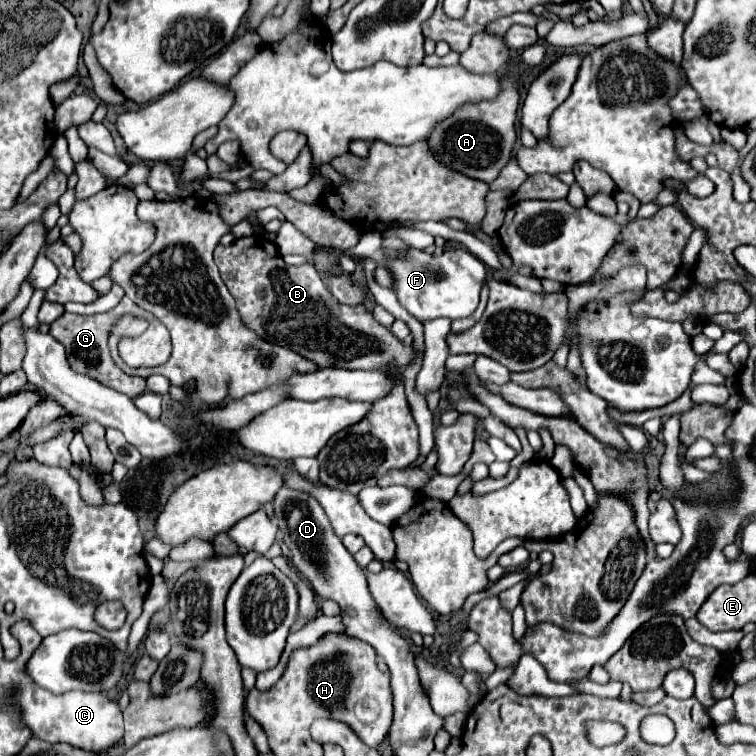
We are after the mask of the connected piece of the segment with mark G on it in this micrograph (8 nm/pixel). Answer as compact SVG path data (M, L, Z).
M127 296L109 312L105 314L93 314L93 316L81 316L81 314L69 314L65 312L63 316L59 316L51 326L49 326L49 334L61 342L67 350L67 360L69 364L85 374L85 376L91 376L95 380L99 380L101 384L117 390L117 392L123 392L127 394L129 398L137 398L139 394L145 392L145 378L139 378L139 376L127 376L115 362L113 358L109 356L109 346L107 346L107 340L109 340L109 332L111 328L117 324L119 318L123 318L125 314L129 316L135 316L135 318L147 318L149 314L145 310L141 310L135 302L131 302Z

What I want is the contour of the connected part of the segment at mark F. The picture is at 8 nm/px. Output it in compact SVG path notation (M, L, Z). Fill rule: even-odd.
M383 238L383 248L391 250L409 250L407 258L389 262L389 270L395 276L395 292L399 298L399 304L407 308L409 314L413 314L417 320L435 320L435 318L467 318L475 312L479 304L479 292L487 278L487 266L473 256L465 248L453 248L443 252L441 256L431 256L427 252L415 250L401 242L399 238Z

